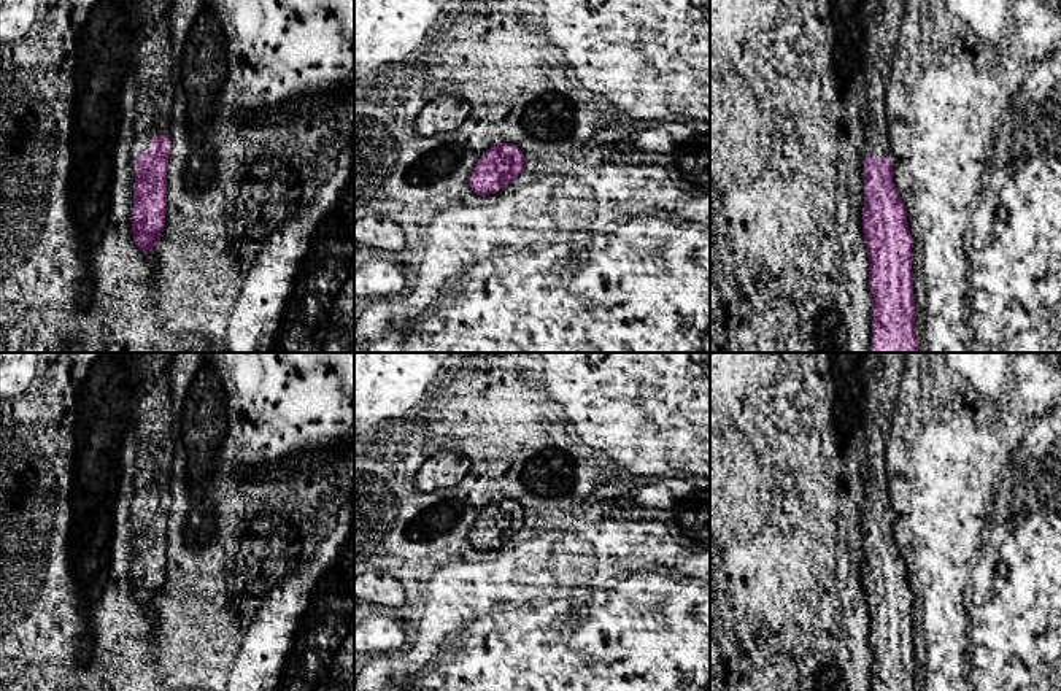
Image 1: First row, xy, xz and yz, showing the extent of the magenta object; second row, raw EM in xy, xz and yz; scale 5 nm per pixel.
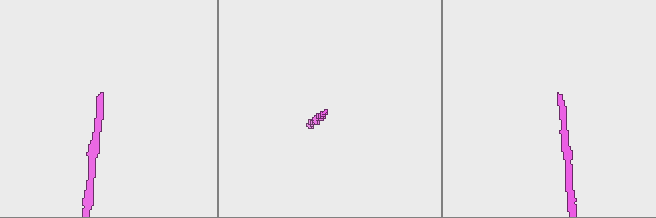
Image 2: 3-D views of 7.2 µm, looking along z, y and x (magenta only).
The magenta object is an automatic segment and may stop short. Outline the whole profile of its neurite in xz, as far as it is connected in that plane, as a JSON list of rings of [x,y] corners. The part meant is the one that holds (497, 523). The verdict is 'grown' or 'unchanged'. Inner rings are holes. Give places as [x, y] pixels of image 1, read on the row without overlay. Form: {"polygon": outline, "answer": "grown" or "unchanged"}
{"polygon": [[[497,499],[478,515],[469,532],[473,550],[486,553],[511,540],[526,524],[523,507],[510,499]]], "answer": "unchanged"}

